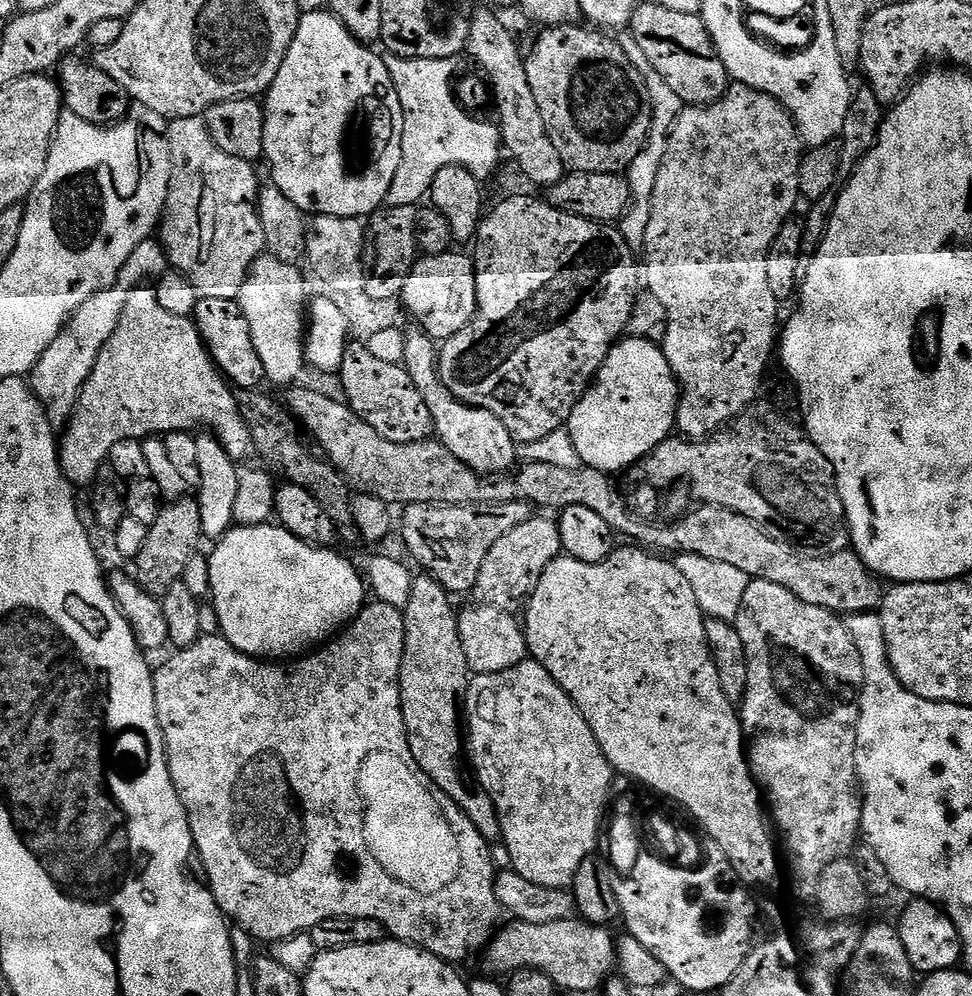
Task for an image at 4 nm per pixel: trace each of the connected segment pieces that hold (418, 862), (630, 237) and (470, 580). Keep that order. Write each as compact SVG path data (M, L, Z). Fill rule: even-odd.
M369 603L361 608L360 613L339 635L309 651L312 652L309 656L301 655L291 662L269 662L264 658L247 656L230 646L230 642L223 636L208 635L201 635L200 640L189 648L173 651L173 656L160 669L155 669L152 681L154 706L158 714L158 726L164 735L164 753L168 756L170 778L188 815L194 852L198 860L200 856L204 872L208 875L206 886L212 891L216 905L224 911L225 917L239 927L251 930L257 941L268 942L290 939L296 933L307 933L326 918L345 916L377 920L384 924L389 937L424 948L438 959L449 962L464 960L472 950L487 945L495 931L494 924L502 915L495 892L498 868L492 865L492 856L488 853L489 841L478 834L474 822L470 822L467 814L421 770L418 762L414 762L412 752L408 755L408 888L396 888L396 884L392 884L392 880L388 880L388 876L384 876L384 872L372 864L372 856L364 852L366 837L360 836L360 804L356 804L356 792L352 792L352 772L356 772L356 764L364 760L364 752L368 752L368 748L404 748L404 743L408 741L400 709L400 671L404 653L403 611L384 603Z
M648 74L644 80L644 88L647 103L648 100L652 103L652 108L650 107L651 128L648 131L648 141L638 154L638 158L634 158L634 162L626 169L626 179L628 189L632 192L632 201L628 203L624 216L618 222L618 231L623 234L625 242L634 250L640 250L644 247L646 226L650 226L650 206L654 194L654 182L658 182L658 170L660 165L664 163L668 134L671 132L676 115L682 107L678 94L674 94L674 90L670 90L670 86L666 86L666 82L661 76Z
M526 500L490 502L489 504L409 504L404 512L404 544L421 564L427 575L433 576L450 594L471 593L482 571L486 554L514 526L532 519L533 505Z

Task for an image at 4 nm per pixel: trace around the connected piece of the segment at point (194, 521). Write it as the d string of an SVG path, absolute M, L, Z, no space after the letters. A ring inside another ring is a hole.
M194 498L180 499L173 499L161 507L156 521L148 525L146 542L138 550L134 561L136 583L145 588L151 596L157 598L163 598L166 590L170 590L174 582L183 580L186 562L190 562L190 558L198 554L199 548L196 547L204 536L202 514L198 502Z

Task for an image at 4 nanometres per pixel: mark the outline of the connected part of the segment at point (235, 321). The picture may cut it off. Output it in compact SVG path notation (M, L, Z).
M199 297L194 323L217 368L237 389L259 389L260 383L265 383L262 358L258 358L254 338L250 338L250 326L246 326L246 318L236 300Z

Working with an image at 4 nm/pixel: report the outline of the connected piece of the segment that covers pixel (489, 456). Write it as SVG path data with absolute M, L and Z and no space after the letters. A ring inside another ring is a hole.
M423 330L415 331L407 333L402 367L410 374L414 386L418 386L426 406L430 406L432 427L440 443L450 450L450 454L454 454L454 458L458 458L458 462L470 466L470 470L481 472L484 476L507 473L518 460L517 443L512 438L511 427L490 414L490 410L464 404L456 396L450 395L440 382L437 341Z

